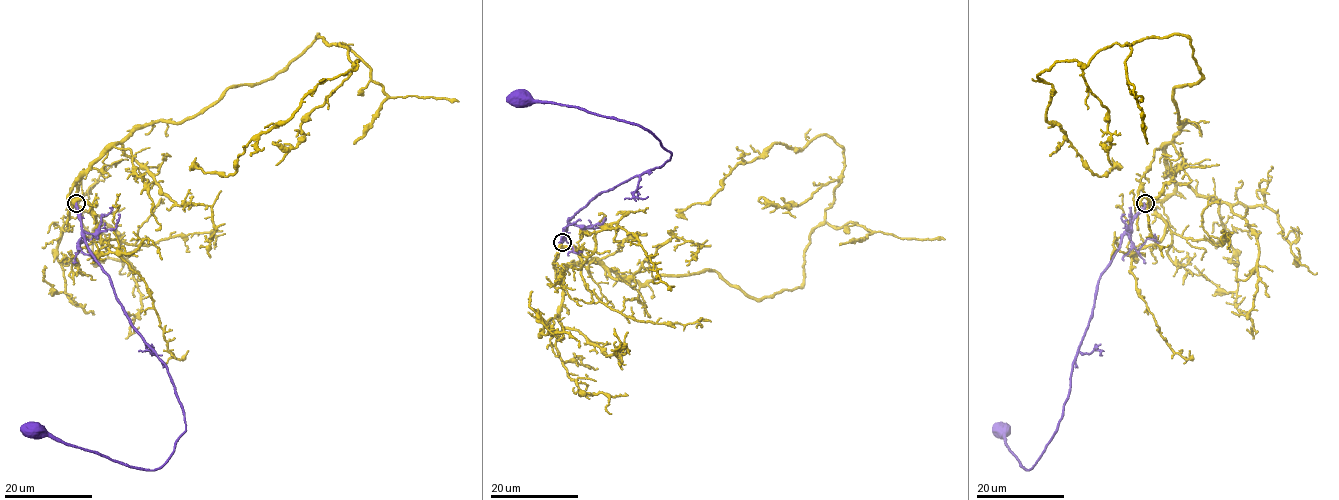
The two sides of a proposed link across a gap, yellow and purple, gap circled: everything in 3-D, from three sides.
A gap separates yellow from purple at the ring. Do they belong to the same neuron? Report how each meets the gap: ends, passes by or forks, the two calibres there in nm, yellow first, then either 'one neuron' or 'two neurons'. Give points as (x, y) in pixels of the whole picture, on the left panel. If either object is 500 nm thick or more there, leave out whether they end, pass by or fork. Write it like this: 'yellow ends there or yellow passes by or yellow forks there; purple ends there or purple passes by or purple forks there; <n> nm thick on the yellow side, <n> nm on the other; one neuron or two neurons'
yellow passes by; purple ends there; 320 nm thick on the yellow side, 220 nm on the other; two neurons

